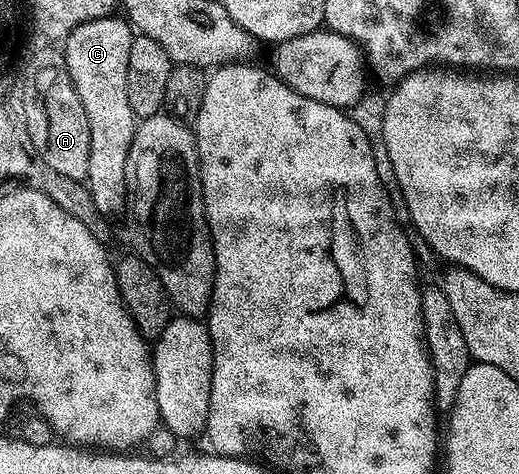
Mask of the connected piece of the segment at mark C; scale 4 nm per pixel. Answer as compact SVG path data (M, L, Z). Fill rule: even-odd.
M109 16L74 28L62 42L66 68L82 100L82 108L86 108L86 120L90 120L90 172L86 185L98 212L105 216L123 215L128 205L126 160L138 121L130 108L130 92L126 92L133 37L134 31L123 17Z

